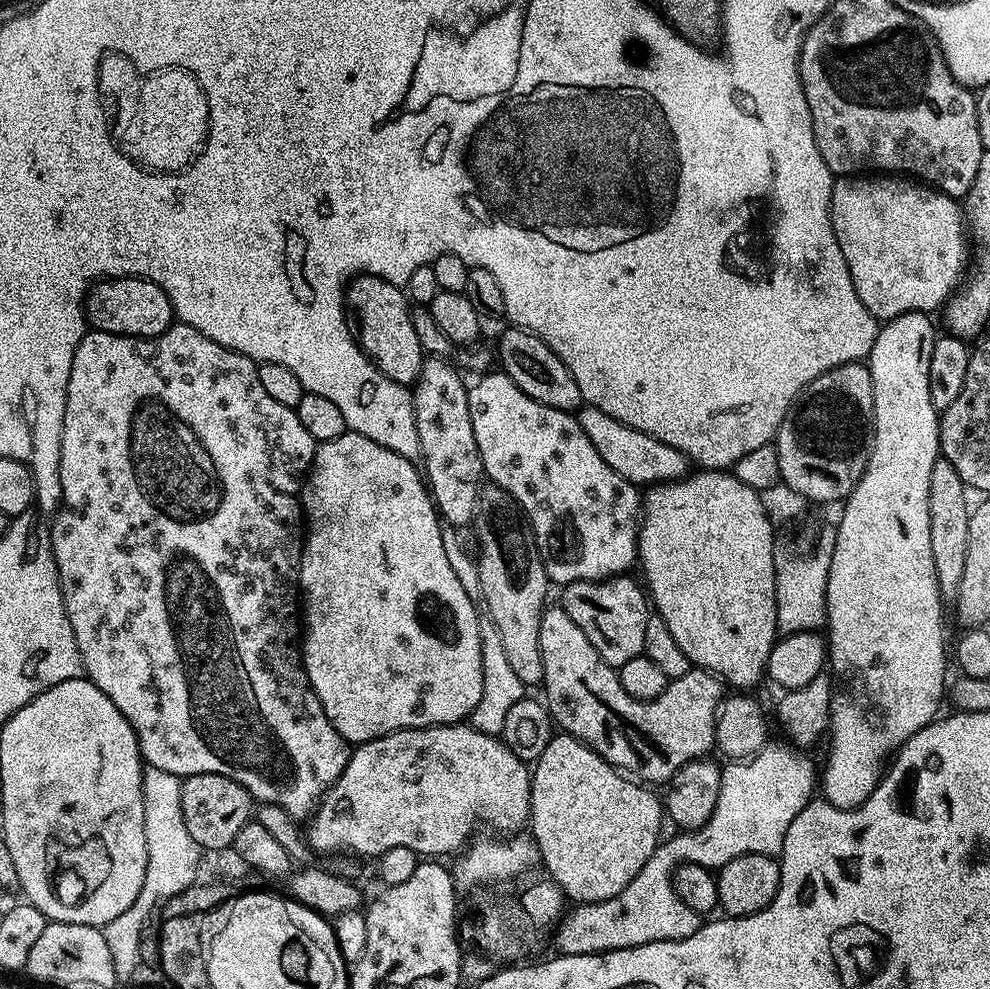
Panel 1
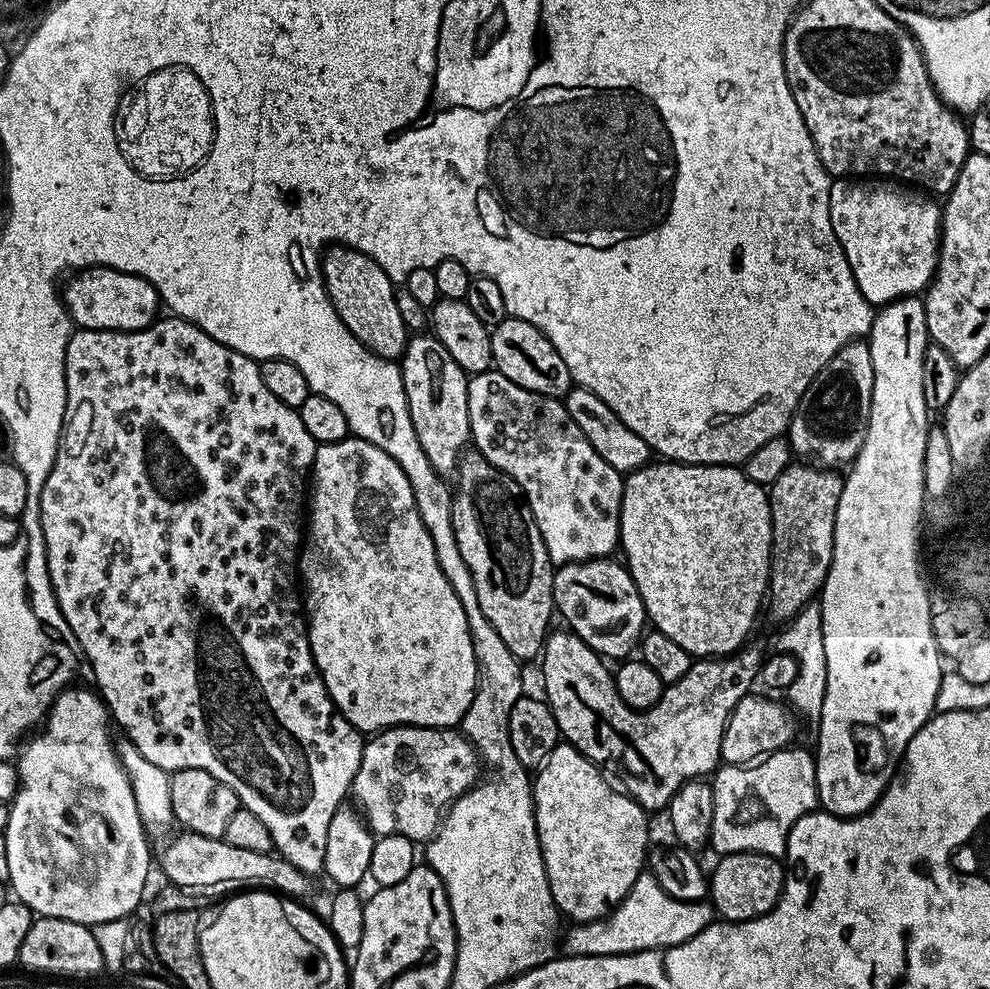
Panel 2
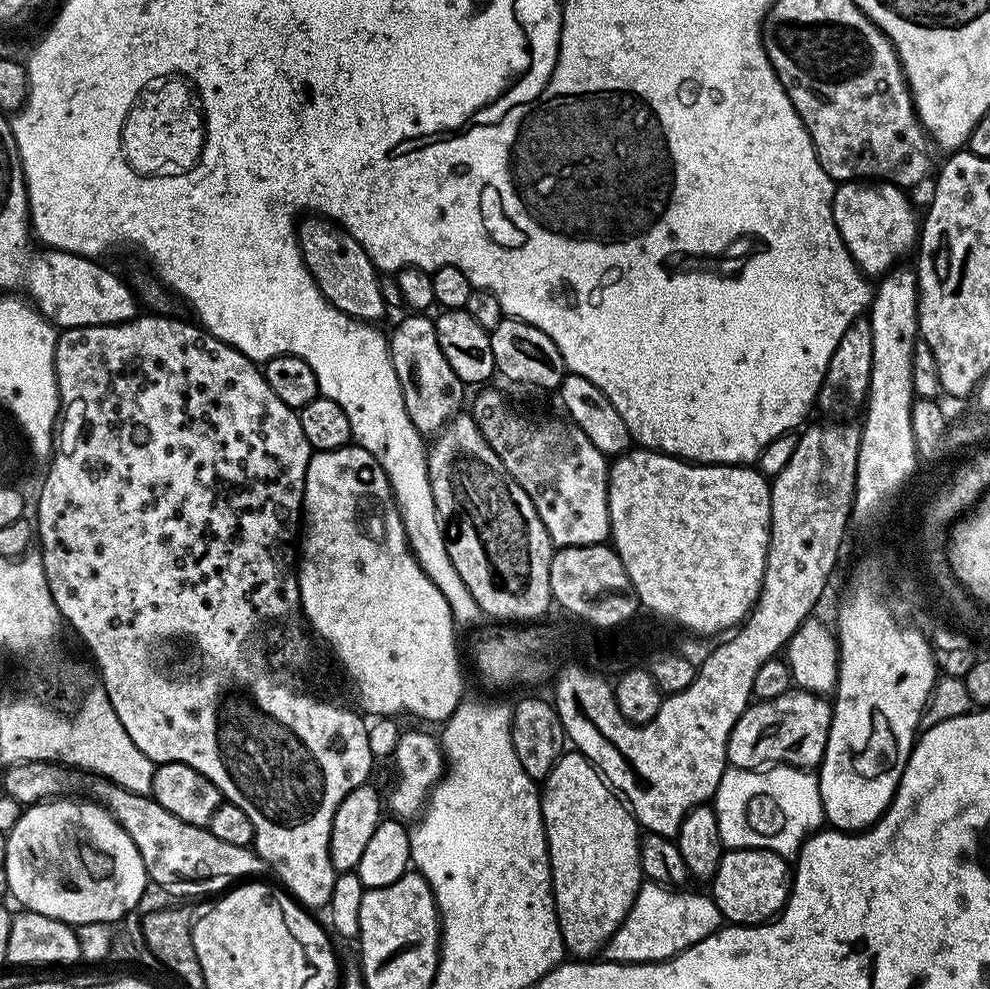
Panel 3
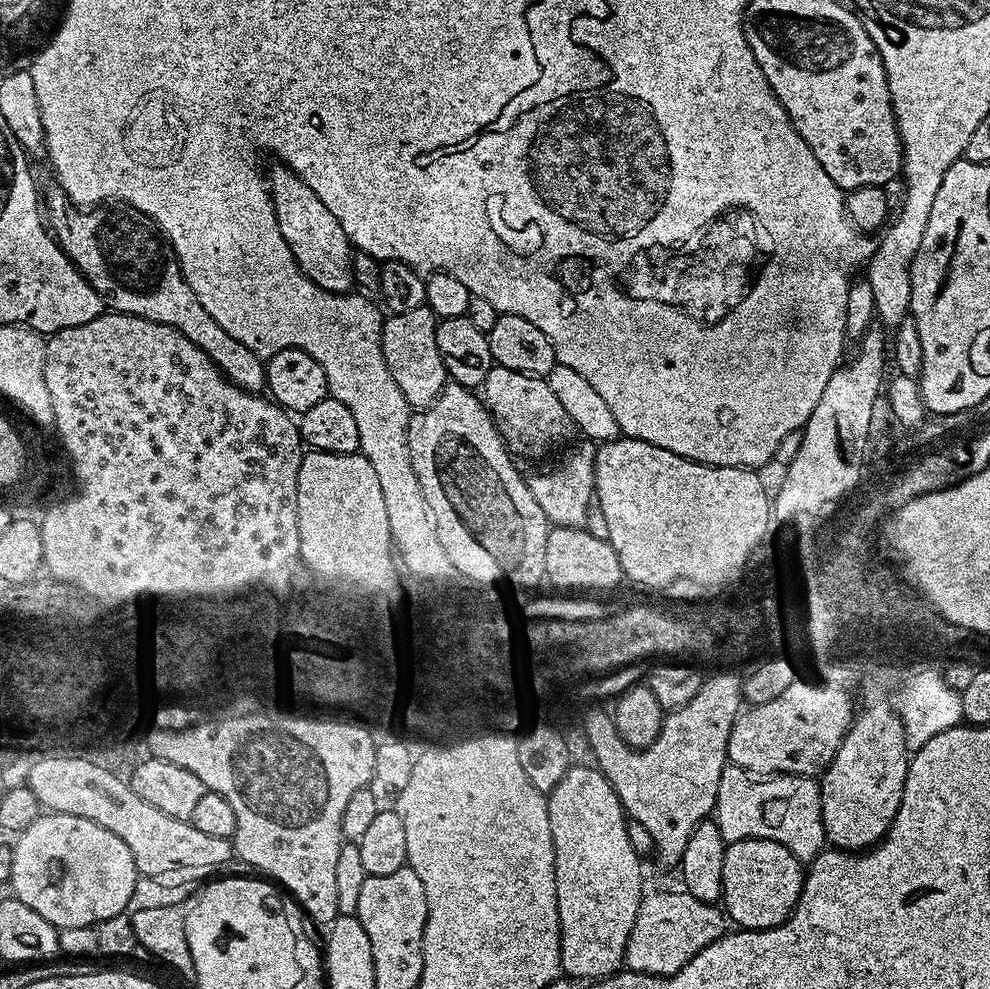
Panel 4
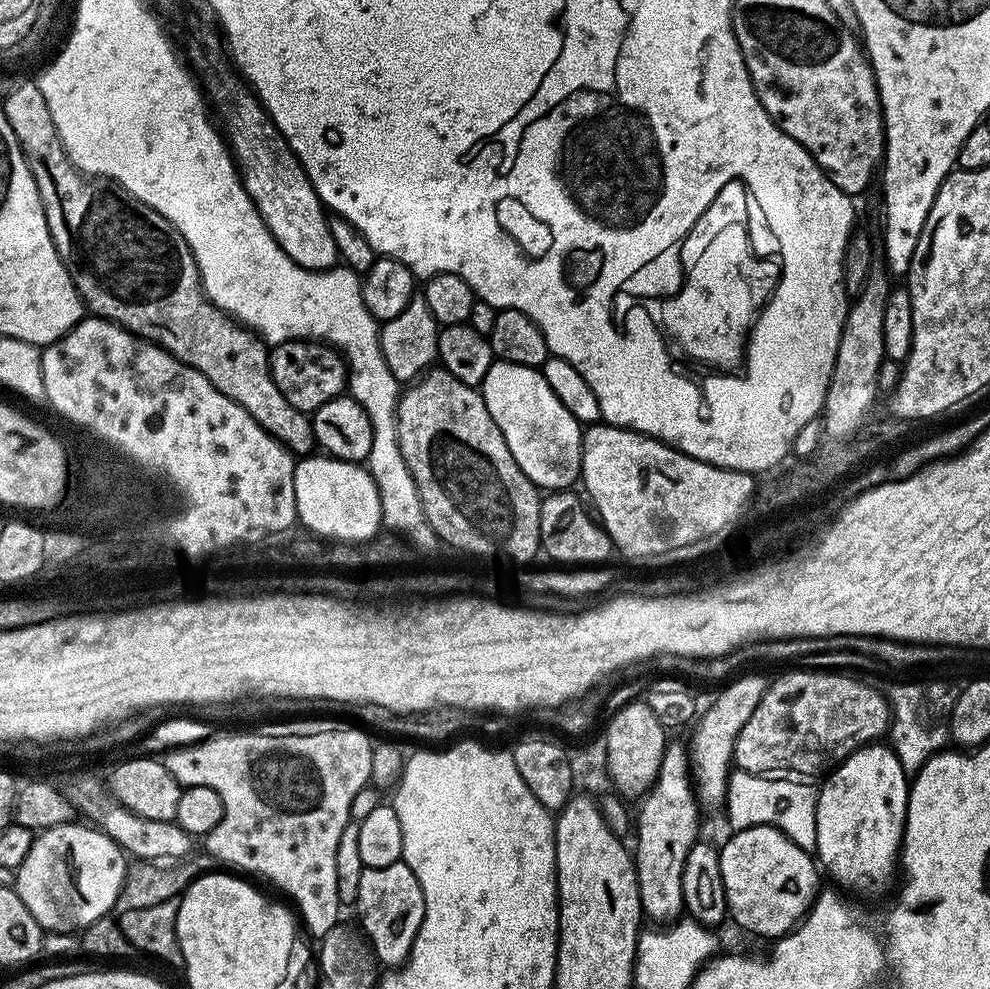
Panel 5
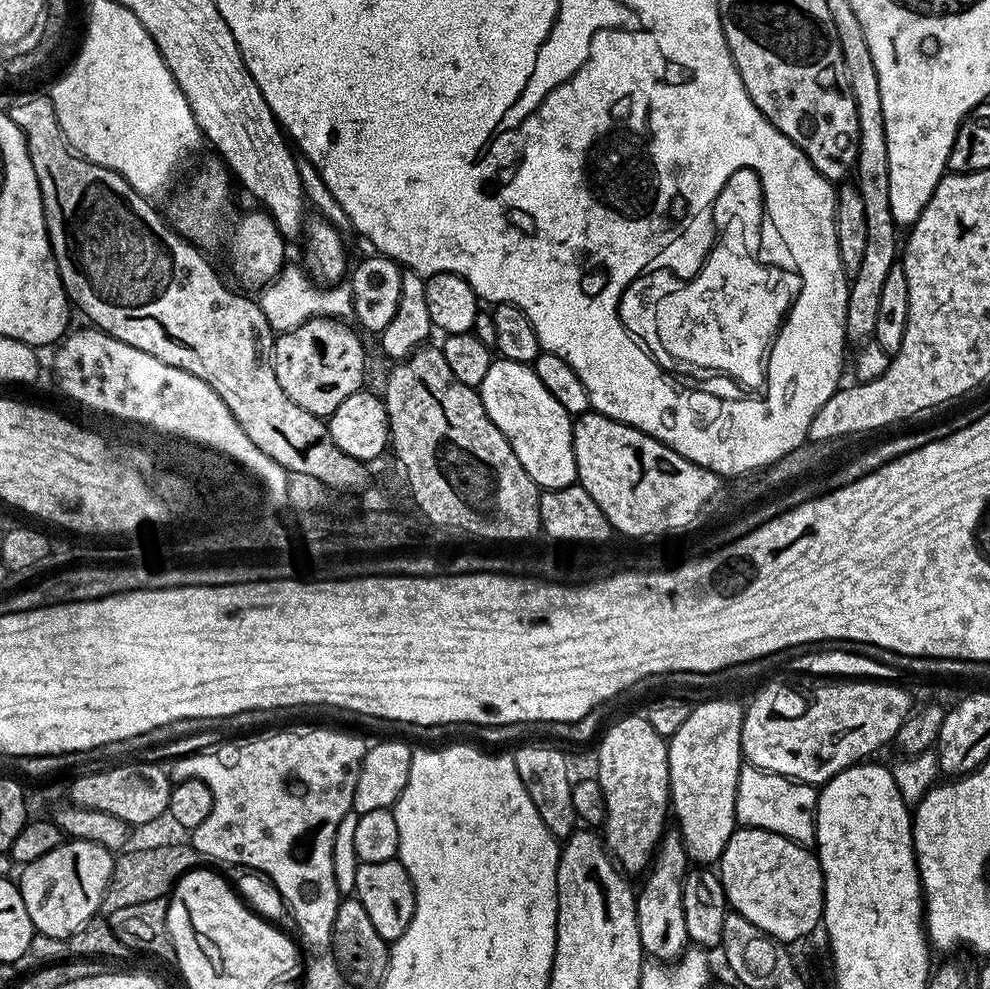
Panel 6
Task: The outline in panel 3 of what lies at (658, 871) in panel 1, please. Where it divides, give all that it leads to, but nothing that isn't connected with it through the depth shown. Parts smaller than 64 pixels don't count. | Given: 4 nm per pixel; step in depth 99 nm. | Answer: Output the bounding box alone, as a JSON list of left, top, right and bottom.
[602,766,825,964]

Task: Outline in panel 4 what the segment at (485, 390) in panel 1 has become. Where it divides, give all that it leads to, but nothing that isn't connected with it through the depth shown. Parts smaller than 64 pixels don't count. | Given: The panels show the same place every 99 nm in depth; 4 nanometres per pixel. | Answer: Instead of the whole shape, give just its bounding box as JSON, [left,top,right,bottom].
[527,438,597,528]

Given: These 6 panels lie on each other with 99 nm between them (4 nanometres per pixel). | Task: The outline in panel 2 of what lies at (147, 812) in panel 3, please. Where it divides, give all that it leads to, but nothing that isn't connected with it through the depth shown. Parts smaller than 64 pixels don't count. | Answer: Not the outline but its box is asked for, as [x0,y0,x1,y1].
[160,830,313,898]

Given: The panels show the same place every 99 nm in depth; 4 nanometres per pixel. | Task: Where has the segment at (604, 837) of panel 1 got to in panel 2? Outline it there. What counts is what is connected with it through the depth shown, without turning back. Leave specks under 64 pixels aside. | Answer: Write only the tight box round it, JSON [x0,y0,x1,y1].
[532,742,650,924]

